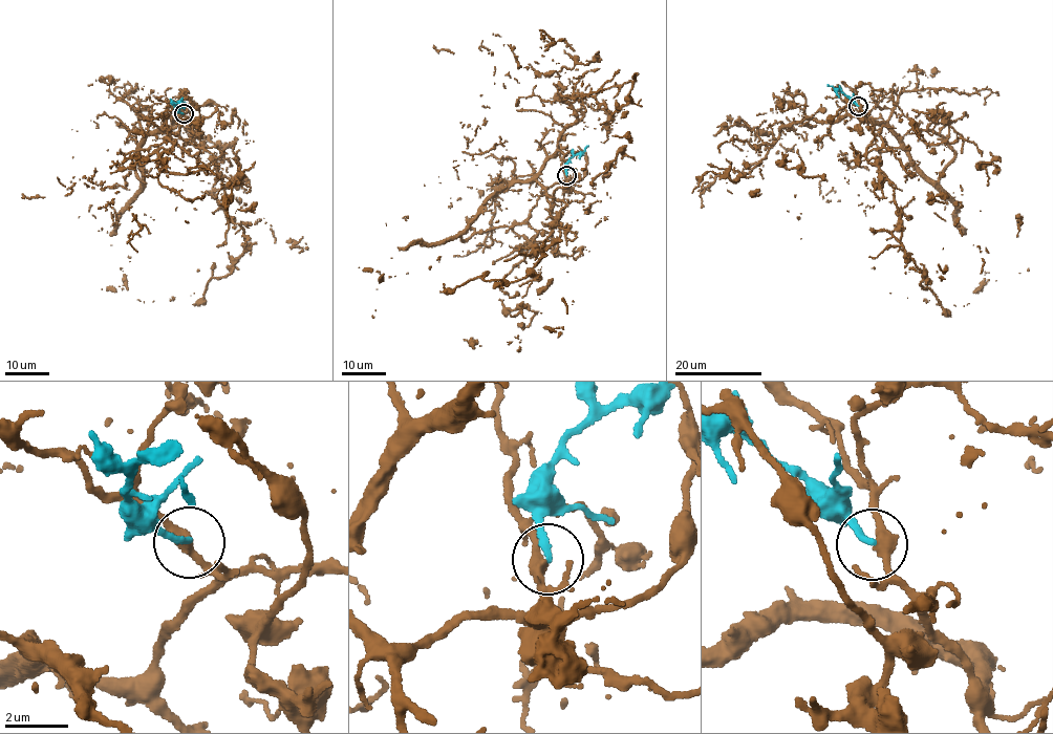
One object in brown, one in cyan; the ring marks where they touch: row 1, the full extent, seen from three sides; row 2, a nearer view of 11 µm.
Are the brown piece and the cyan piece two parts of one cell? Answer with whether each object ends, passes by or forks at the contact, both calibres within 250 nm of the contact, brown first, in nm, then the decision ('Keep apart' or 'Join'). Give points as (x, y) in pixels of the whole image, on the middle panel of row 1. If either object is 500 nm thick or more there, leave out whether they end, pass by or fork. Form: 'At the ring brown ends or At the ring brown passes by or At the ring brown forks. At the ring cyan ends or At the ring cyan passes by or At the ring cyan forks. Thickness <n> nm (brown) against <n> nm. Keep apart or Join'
At the ring brown passes by. At the ring cyan ends. Thickness 320 nm (brown) against 200 nm. Keep apart

